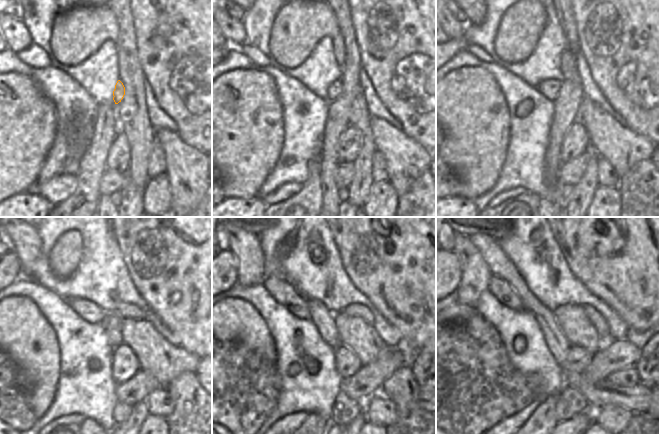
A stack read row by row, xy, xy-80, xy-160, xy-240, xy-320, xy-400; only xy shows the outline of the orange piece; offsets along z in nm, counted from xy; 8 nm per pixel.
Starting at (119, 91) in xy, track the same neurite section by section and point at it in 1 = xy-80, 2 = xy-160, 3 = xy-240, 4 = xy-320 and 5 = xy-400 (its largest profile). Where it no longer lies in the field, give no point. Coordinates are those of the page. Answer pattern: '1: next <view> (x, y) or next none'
1: next xy-80 (335, 88)
2: next xy-160 (549, 88)
3: next xy-240 (90, 312)
4: next xy-320 (280, 289)
5: next xy-400 (501, 289)

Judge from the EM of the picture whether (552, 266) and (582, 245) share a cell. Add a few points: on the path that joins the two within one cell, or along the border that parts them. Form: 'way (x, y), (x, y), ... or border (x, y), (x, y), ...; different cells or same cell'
border (553, 237), (568, 268), (576, 278); different cells

